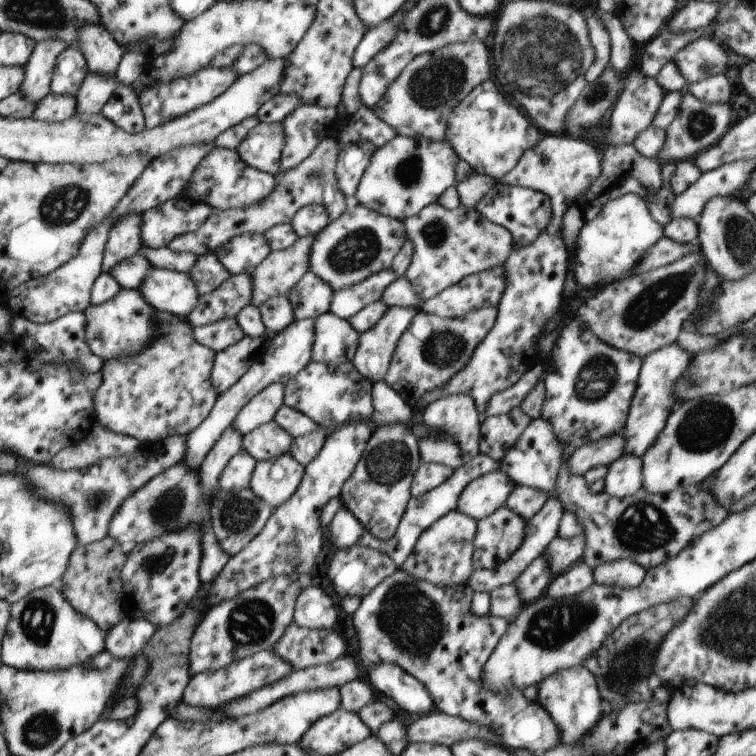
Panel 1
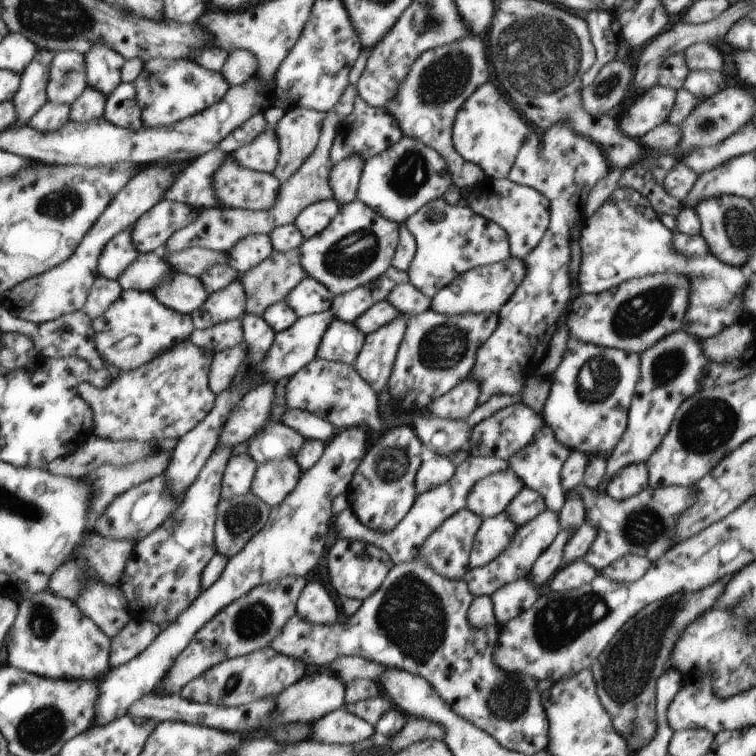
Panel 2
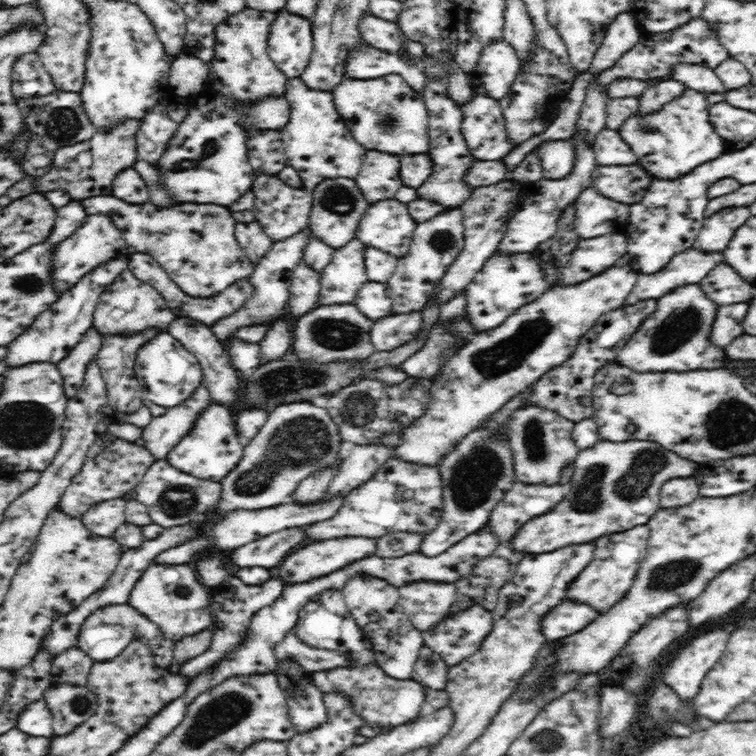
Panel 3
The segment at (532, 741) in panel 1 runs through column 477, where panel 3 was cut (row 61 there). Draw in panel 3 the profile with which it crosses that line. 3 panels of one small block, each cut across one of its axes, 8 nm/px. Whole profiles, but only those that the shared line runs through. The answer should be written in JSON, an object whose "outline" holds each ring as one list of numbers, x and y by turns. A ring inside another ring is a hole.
{"outline":[[699,17,671,32,652,34,652,46,650,46,650,34,642,34,640,42,632,50,622,54,622,58,615,62,614,66,603,70,592,82,602,85,602,89,607,91,608,86,619,78,636,78,636,80,646,81,650,78,664,78,664,76,670,76,676,64,696,64,715,69,728,57,730,57,728,51,720,45,714,29]]}

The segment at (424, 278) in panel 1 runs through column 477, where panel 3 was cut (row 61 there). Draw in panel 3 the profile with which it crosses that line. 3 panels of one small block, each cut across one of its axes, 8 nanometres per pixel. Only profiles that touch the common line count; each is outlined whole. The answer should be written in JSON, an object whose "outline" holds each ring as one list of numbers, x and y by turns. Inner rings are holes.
{"outline":[[246,7,219,23,216,28,214,58,208,69,208,91,216,92,226,99,238,100,237,104,243,108,252,106,254,100,285,96,289,79,276,67,267,52,271,27,276,18,276,12]]}

